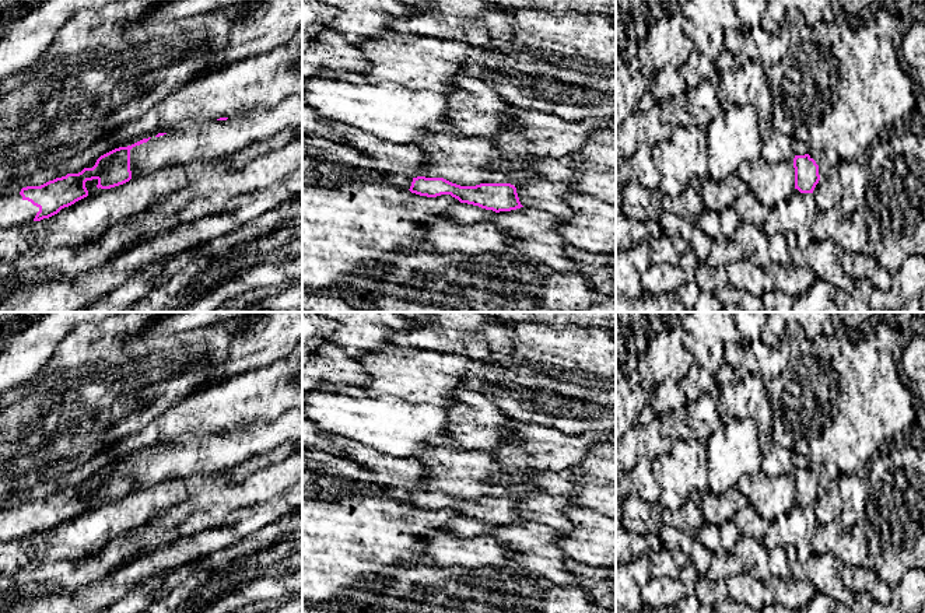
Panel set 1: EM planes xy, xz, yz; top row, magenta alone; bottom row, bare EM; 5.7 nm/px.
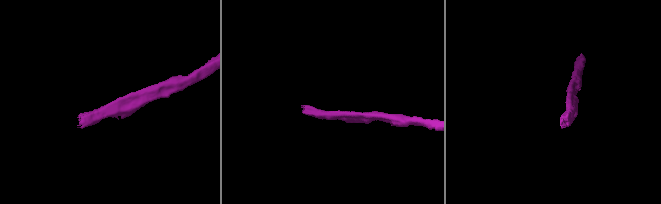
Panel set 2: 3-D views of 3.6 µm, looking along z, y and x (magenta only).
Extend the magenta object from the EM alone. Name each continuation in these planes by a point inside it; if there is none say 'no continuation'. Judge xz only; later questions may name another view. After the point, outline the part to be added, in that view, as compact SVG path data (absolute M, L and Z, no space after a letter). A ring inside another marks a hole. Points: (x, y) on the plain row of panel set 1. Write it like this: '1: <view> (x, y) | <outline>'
1: xz (462, 526) | M459 516L459 518L448 522L442 528L442 530L445 530L446 533L451 533L453 536L472 539L472 537L488 535L494 526L495 525L486 523L479 519Z

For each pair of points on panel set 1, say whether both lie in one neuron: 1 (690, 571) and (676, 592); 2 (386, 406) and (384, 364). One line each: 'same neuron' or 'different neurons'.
1: different neurons
2: different neurons

